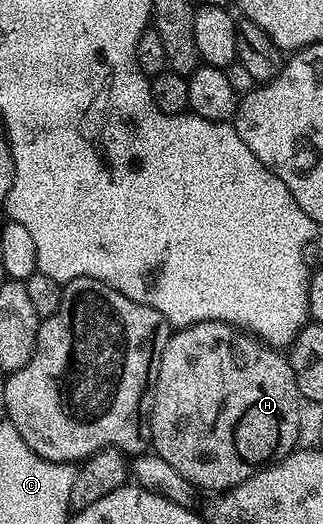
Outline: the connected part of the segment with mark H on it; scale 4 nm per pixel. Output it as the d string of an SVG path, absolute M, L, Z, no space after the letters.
M216 319L204 323L194 323L188 327L172 330L170 337L167 338L165 353L161 353L155 390L151 395L151 447L154 454L165 457L165 461L169 461L169 465L173 465L173 469L177 469L177 473L181 473L181 477L185 477L194 487L200 488L204 492L230 491L231 488L241 485L241 481L253 477L264 467L283 459L296 450L298 443L295 442L299 439L299 426L303 423L303 407L305 408L305 403L297 389L297 377L293 377L291 360L282 350L233 326L232 323L218 323Z

